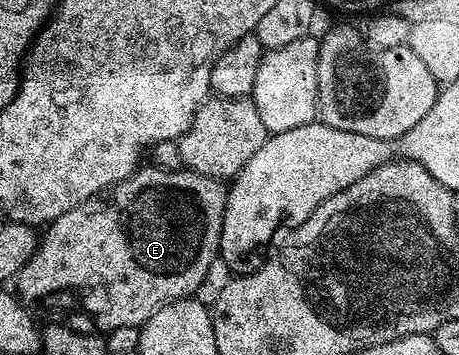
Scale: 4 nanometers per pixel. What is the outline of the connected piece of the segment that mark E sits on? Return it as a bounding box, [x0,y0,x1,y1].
[16,166,227,332]

